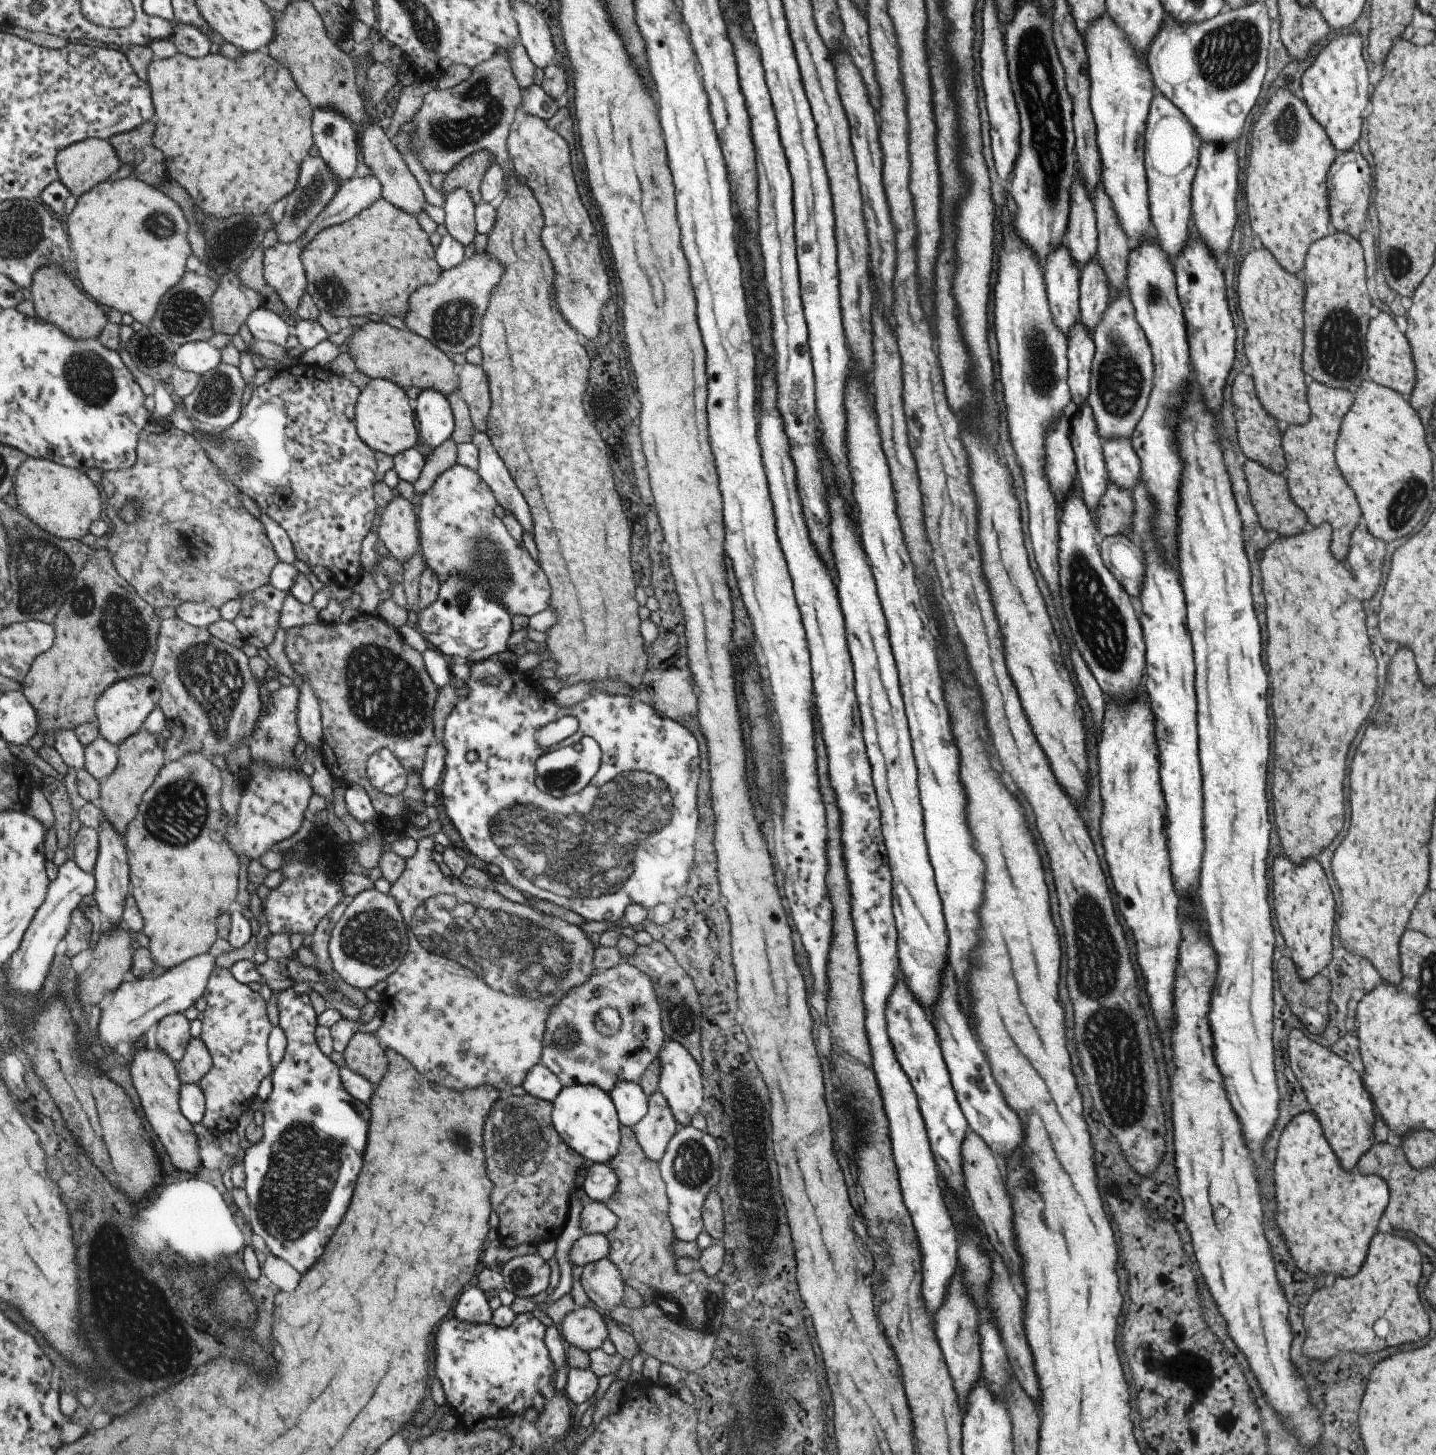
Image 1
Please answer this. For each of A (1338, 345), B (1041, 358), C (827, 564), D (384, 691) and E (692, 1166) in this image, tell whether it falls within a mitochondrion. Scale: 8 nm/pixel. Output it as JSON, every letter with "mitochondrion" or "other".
{"A":"mitochondrion","B":"mitochondrion","C":"other","D":"mitochondrion","E":"mitochondrion"}

